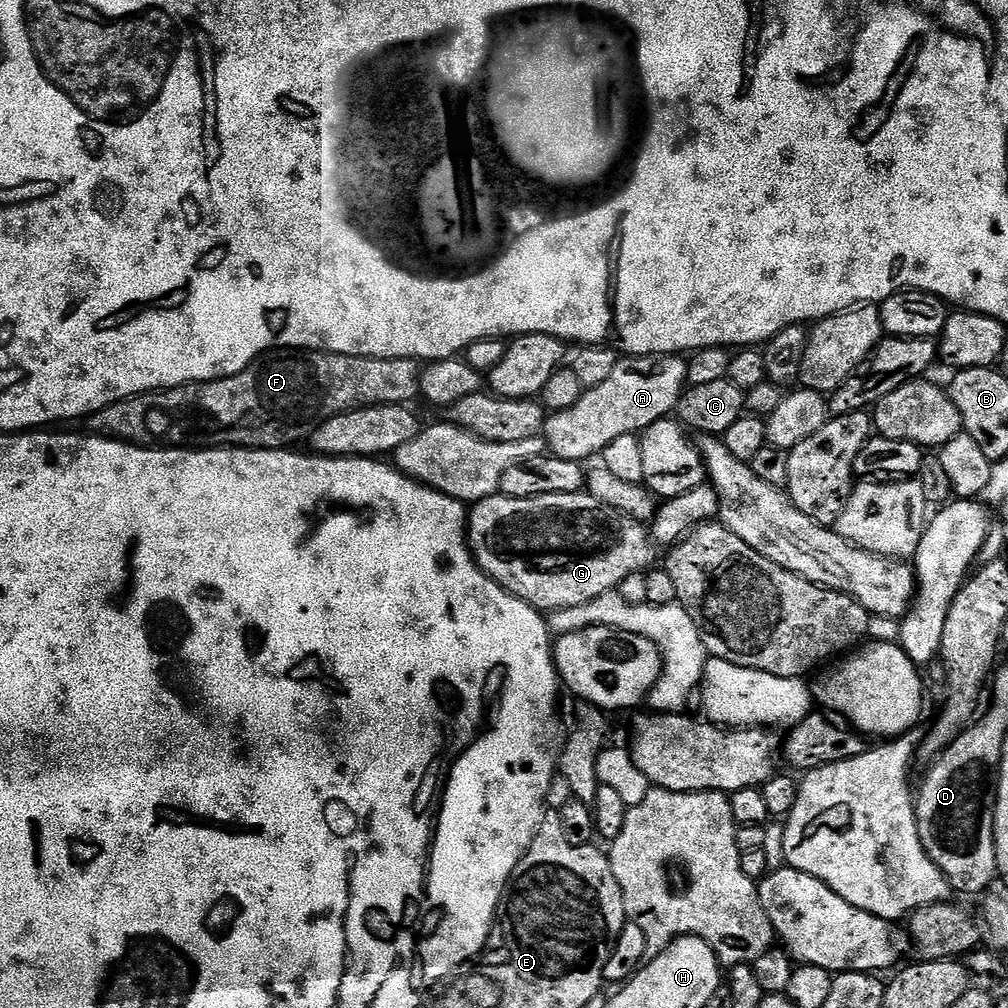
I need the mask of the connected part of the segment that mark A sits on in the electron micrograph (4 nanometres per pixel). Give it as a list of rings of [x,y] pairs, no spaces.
[[[683,355],[617,359],[606,382],[587,389],[570,410],[553,412],[545,419],[543,439],[551,455],[588,462],[591,456],[599,457],[614,438],[635,436],[654,426],[654,422],[669,419],[687,384],[688,365]]]

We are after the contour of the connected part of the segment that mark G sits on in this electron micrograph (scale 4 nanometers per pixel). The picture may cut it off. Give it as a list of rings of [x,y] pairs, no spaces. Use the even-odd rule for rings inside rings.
[[[584,490],[538,498],[487,496],[471,505],[466,531],[477,566],[509,594],[544,614],[615,592],[622,578],[647,573],[654,564],[649,529]]]

